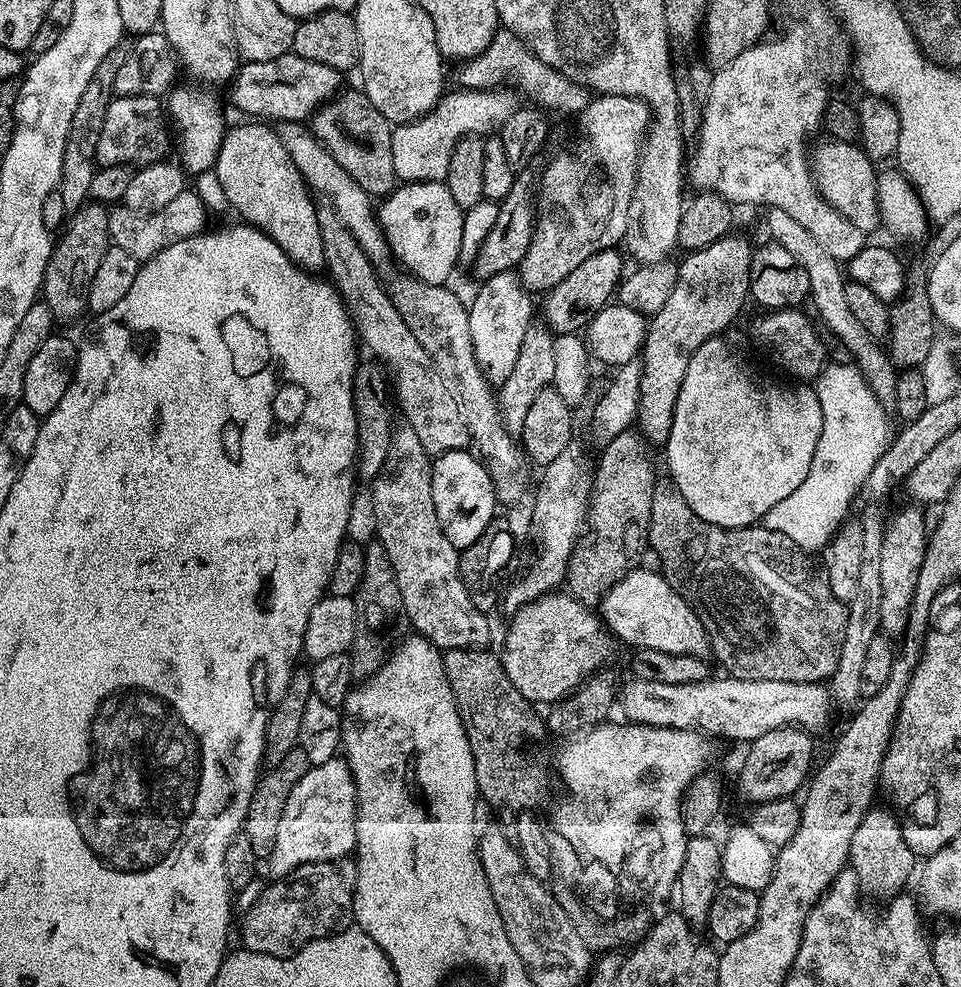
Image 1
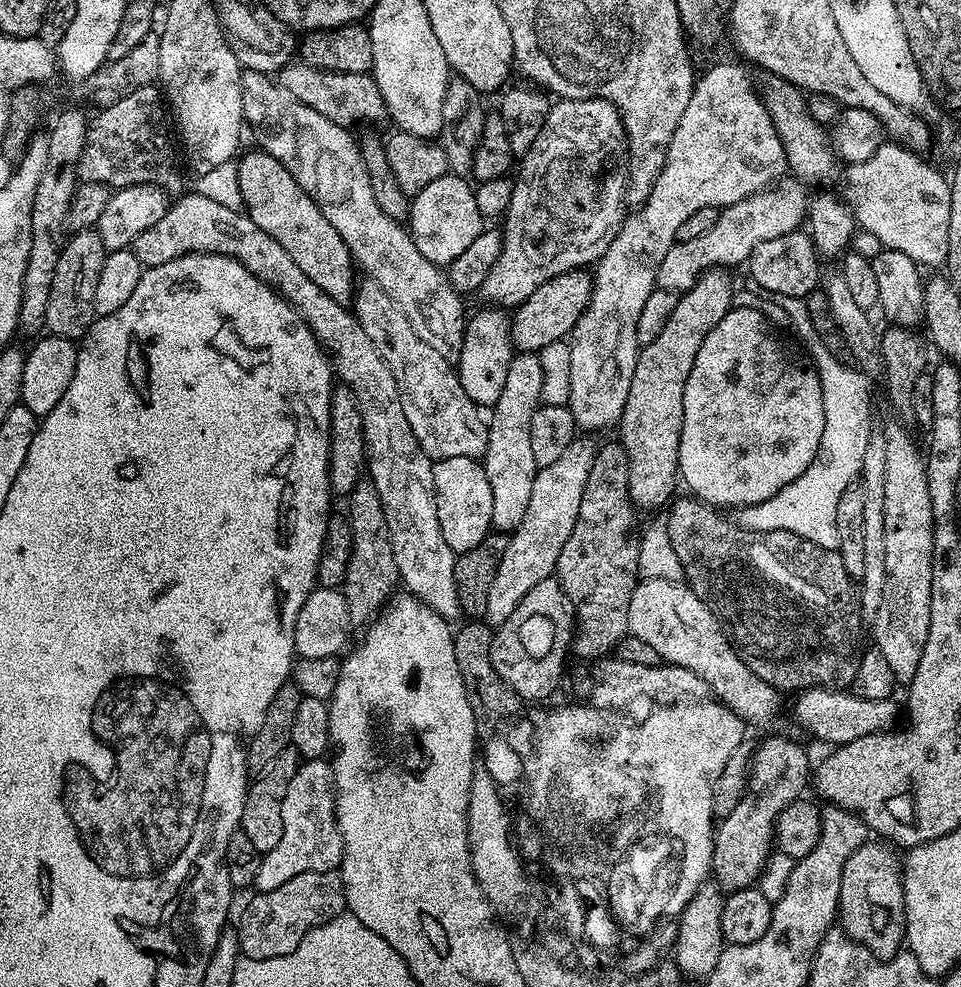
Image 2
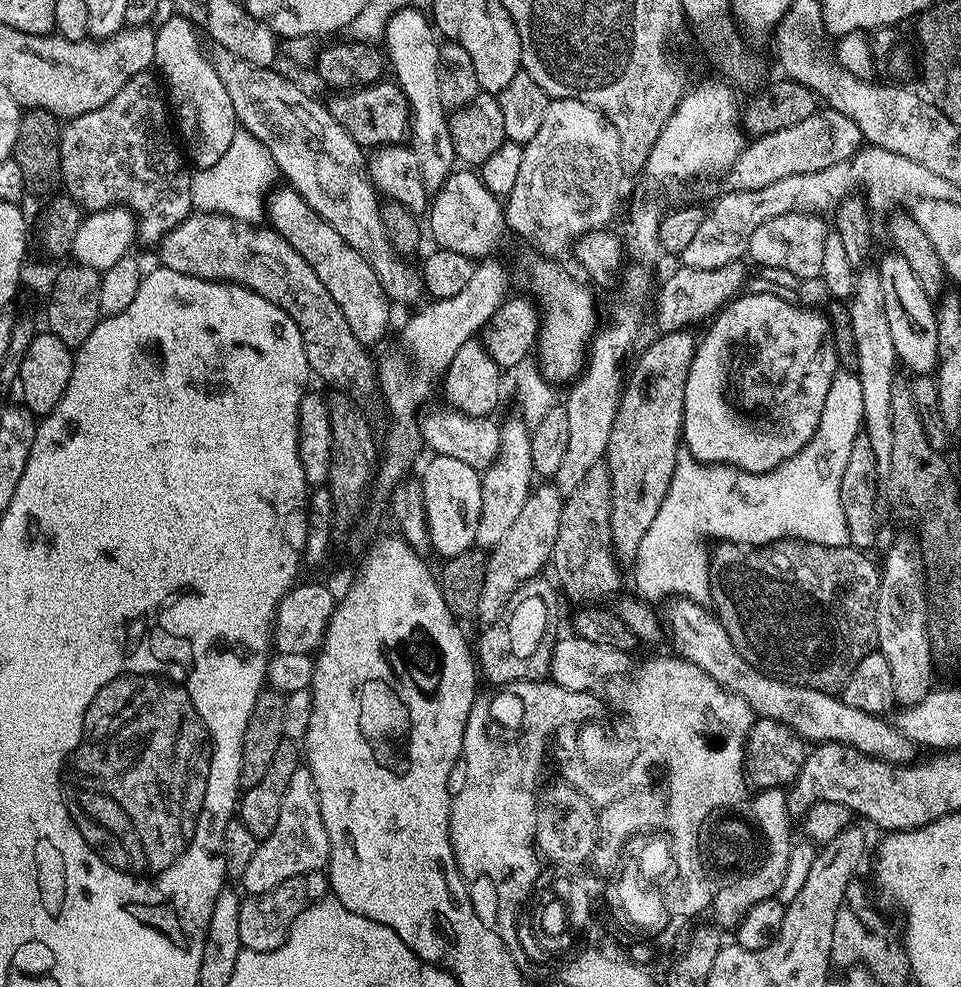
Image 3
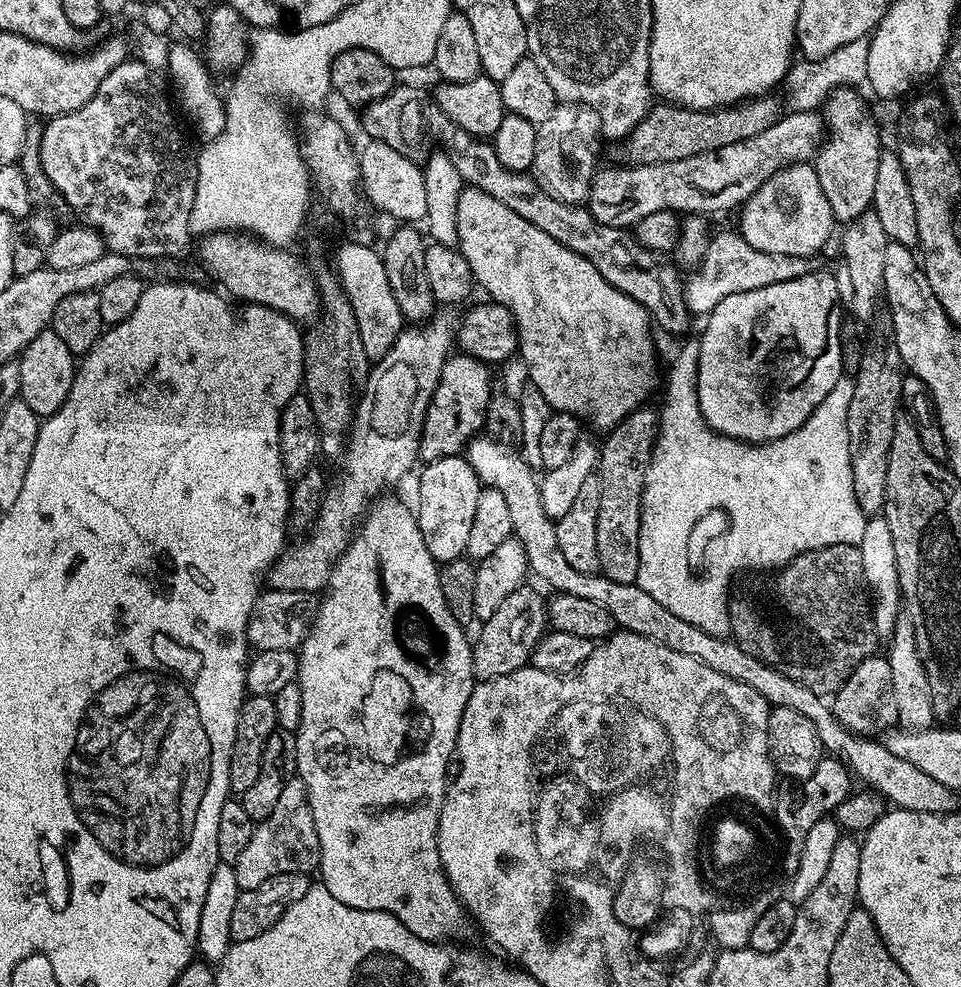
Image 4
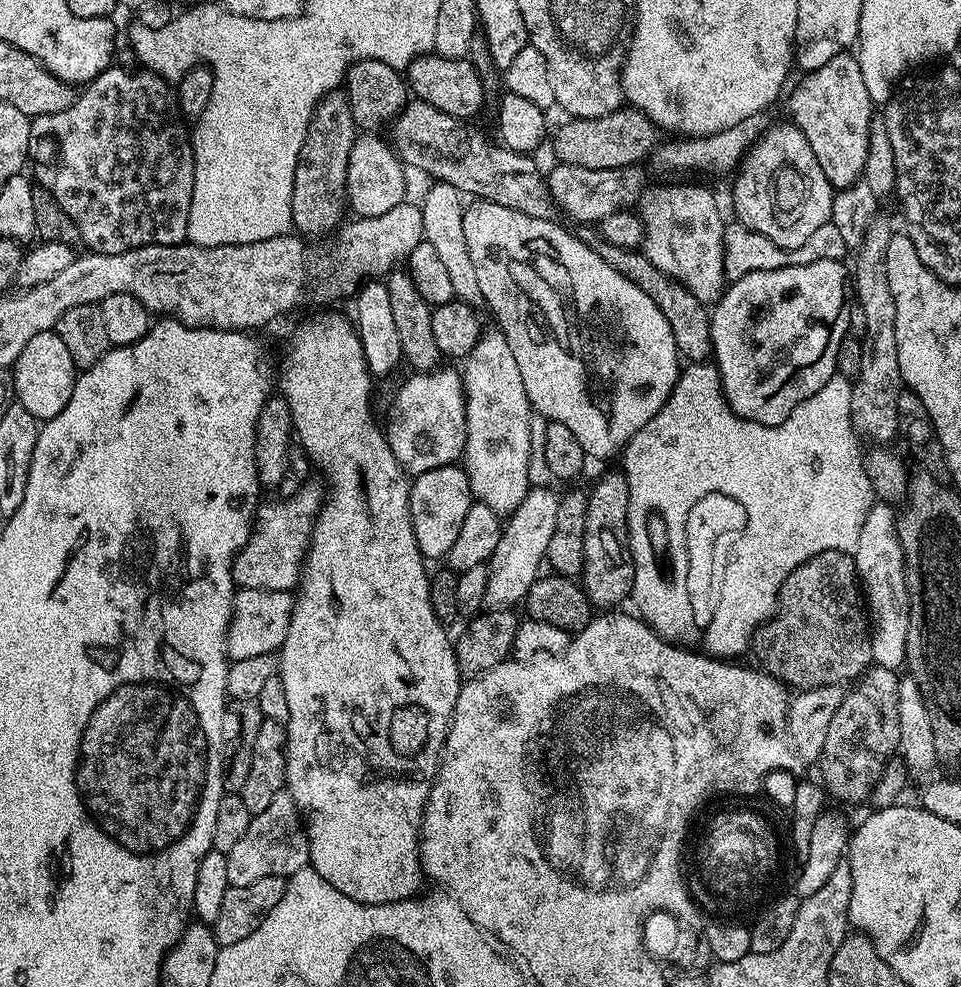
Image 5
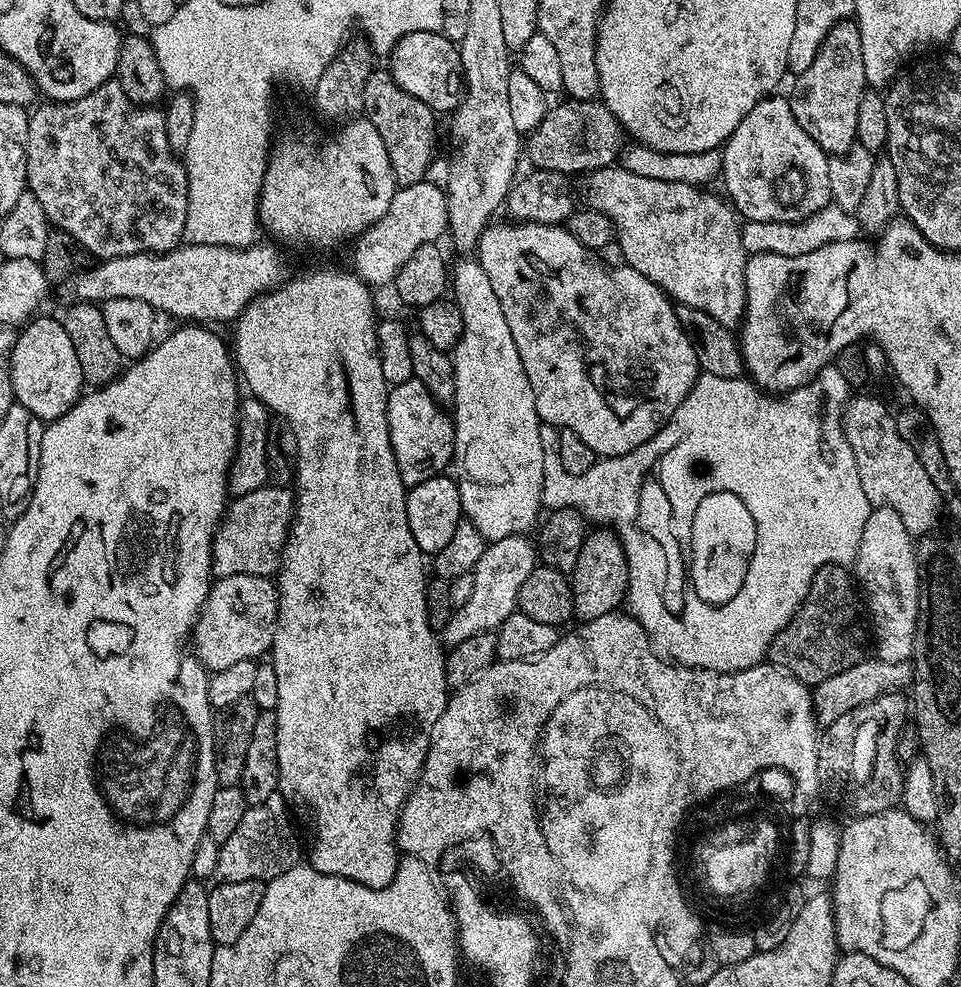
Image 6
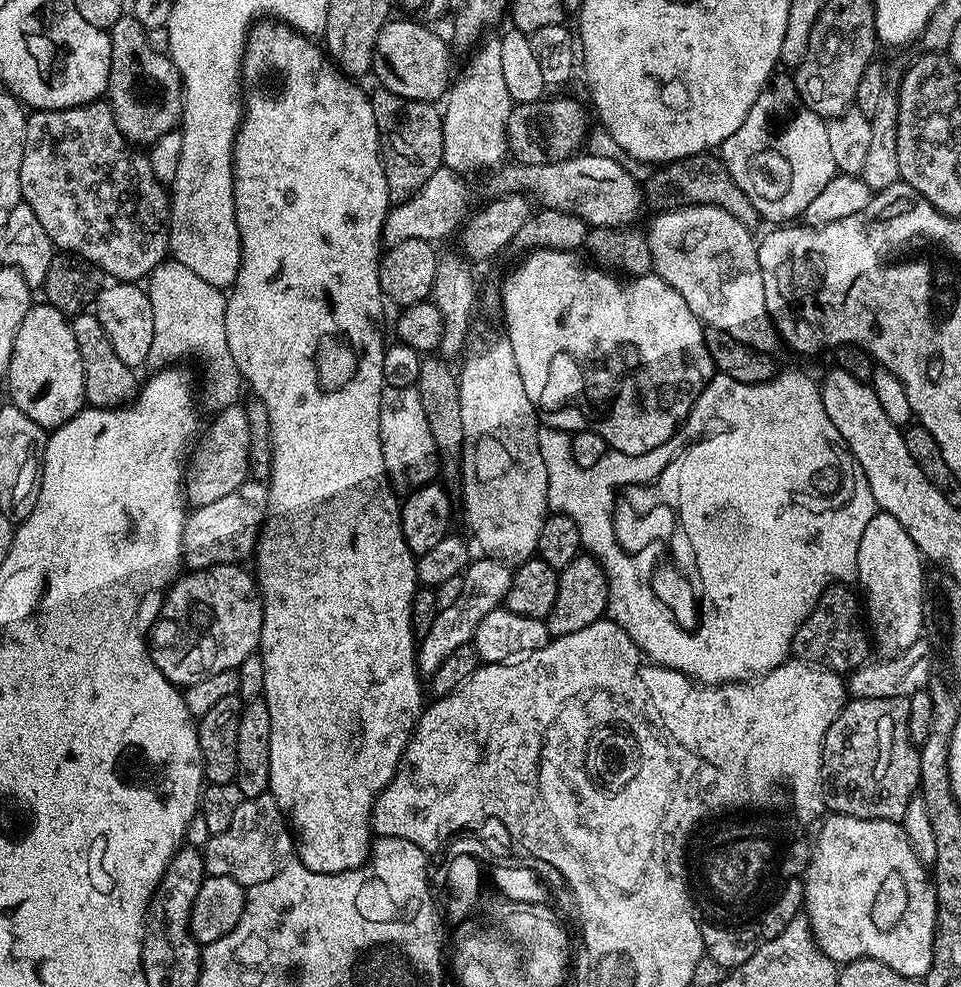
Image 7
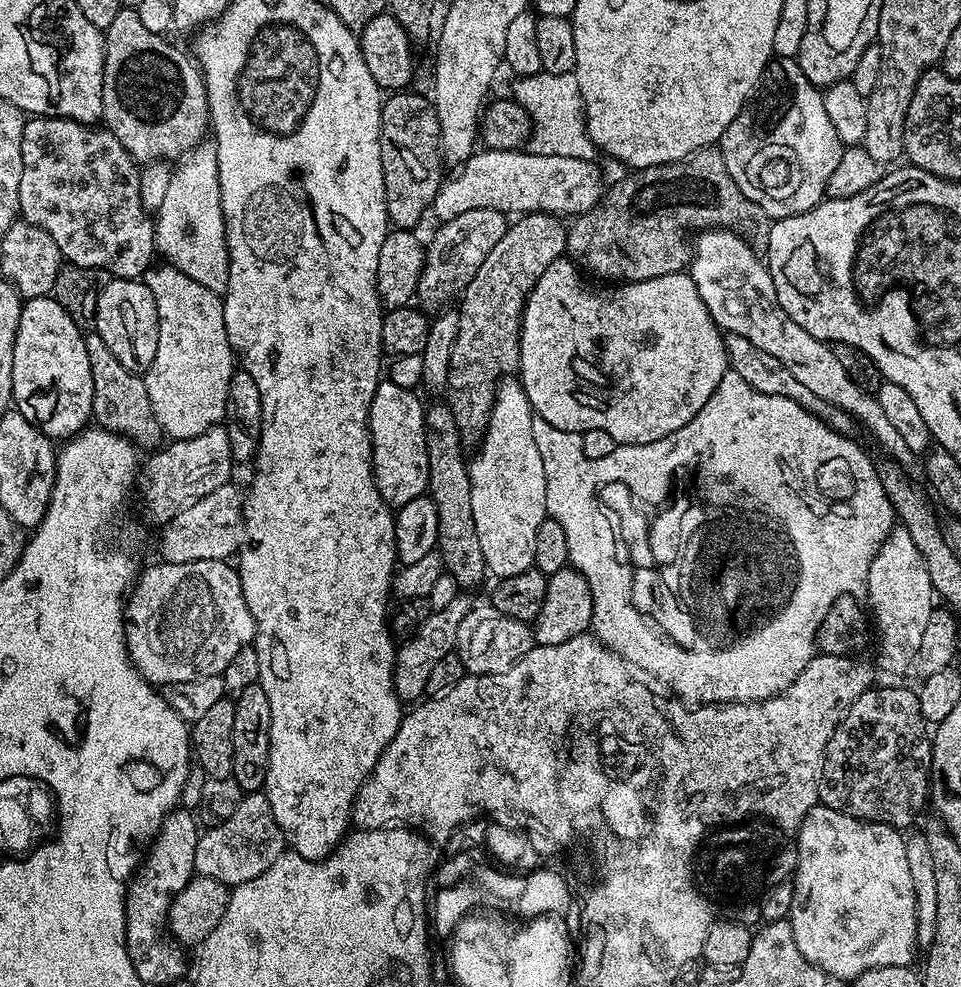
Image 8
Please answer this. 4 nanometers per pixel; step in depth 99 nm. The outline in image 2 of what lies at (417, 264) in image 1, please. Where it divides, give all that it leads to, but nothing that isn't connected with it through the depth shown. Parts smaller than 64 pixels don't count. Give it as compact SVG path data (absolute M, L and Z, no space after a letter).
M445 174L442 178L434 178L426 190L411 197L406 227L418 250L426 254L432 264L447 266L470 246L470 242L474 242L474 238L478 238L480 232L485 231L486 220L475 202L473 185L465 177Z

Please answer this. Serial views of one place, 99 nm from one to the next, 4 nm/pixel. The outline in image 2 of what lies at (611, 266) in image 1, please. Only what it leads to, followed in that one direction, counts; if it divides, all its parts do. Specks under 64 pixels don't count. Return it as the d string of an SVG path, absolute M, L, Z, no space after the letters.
M588 270L563 272L550 282L542 282L542 286L538 286L538 290L534 290L526 302L516 305L510 316L513 349L538 354L542 346L571 337L578 318L582 318L592 297L592 278L593 273Z

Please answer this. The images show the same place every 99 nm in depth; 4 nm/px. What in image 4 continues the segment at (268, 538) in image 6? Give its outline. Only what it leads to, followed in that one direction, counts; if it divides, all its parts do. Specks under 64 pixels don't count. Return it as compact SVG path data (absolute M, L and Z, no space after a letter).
M433 315L419 326L405 327L387 354L371 365L356 401L346 455L324 489L320 513L310 528L312 533L297 544L289 543L273 562L266 577L269 589L319 593L327 585L332 565L348 547L354 529L372 501L391 489L388 488L391 484L398 483L411 470L412 463L417 463L426 410L442 366L454 348L453 321L440 315Z

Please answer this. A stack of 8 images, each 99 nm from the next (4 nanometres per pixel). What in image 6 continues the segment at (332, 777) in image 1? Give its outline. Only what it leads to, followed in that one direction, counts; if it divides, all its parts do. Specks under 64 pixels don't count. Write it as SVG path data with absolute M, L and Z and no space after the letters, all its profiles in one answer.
M279 791L270 794L270 798L266 798L266 802L251 805L246 810L246 814L242 814L242 823L235 828L234 834L230 834L230 838L226 838L226 842L219 844L220 853L215 875L224 882L250 882L251 880L267 882L273 880L278 874L290 870L302 856L302 844L300 848L292 824L294 825L294 820L290 815L290 809Z

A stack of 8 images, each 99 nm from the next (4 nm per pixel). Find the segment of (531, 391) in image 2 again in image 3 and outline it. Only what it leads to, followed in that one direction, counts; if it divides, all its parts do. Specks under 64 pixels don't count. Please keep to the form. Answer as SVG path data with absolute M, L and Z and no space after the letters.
M513 414L508 421L501 423L500 449L491 466L482 472L482 510L478 514L478 530L476 544L481 549L491 550L502 537L514 527L518 514L522 514L522 506L526 506L528 493L534 487L534 473L530 462L530 429L523 416Z

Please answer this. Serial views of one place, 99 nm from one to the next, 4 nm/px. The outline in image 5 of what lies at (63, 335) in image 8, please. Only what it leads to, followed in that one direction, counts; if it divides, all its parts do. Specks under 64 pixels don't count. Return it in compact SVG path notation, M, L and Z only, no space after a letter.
M55 330L39 332L26 342L22 354L18 354L16 363L11 365L12 387L15 399L38 421L43 422L62 414L66 402L70 402L70 394L76 385L78 370L66 351L62 338L58 338Z

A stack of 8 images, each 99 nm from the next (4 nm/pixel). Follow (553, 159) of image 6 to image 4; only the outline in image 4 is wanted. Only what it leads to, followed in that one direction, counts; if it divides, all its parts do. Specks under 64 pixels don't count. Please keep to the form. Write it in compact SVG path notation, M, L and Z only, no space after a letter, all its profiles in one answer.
M765 94L730 107L712 108L710 111L694 111L671 102L657 103L648 109L648 115L642 122L638 122L638 126L634 126L630 135L613 147L616 148L612 152L616 159L613 161L624 166L678 162L679 158L692 157L706 150L720 149L722 146L744 141L762 133L780 119L782 104L774 97L775 95Z

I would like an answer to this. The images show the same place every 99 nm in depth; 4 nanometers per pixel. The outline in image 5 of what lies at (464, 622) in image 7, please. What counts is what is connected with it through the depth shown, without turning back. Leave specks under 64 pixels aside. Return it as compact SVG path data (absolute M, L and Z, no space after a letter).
M532 486L519 508L507 517L500 534L498 550L494 550L490 561L486 601L492 608L519 605L530 586L534 586L546 564L550 537L554 534L554 522L558 522L559 506L560 496L557 493L552 493L548 488Z

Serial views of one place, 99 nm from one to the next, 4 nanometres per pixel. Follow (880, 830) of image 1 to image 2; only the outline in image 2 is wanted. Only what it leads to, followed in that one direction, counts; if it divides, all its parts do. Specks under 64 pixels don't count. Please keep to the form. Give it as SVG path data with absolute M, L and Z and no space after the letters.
M872 838L858 846L858 850L850 854L846 866L842 866L839 927L851 940L869 948L879 960L893 960L906 944L908 919L904 916L902 860L896 855L895 847Z

